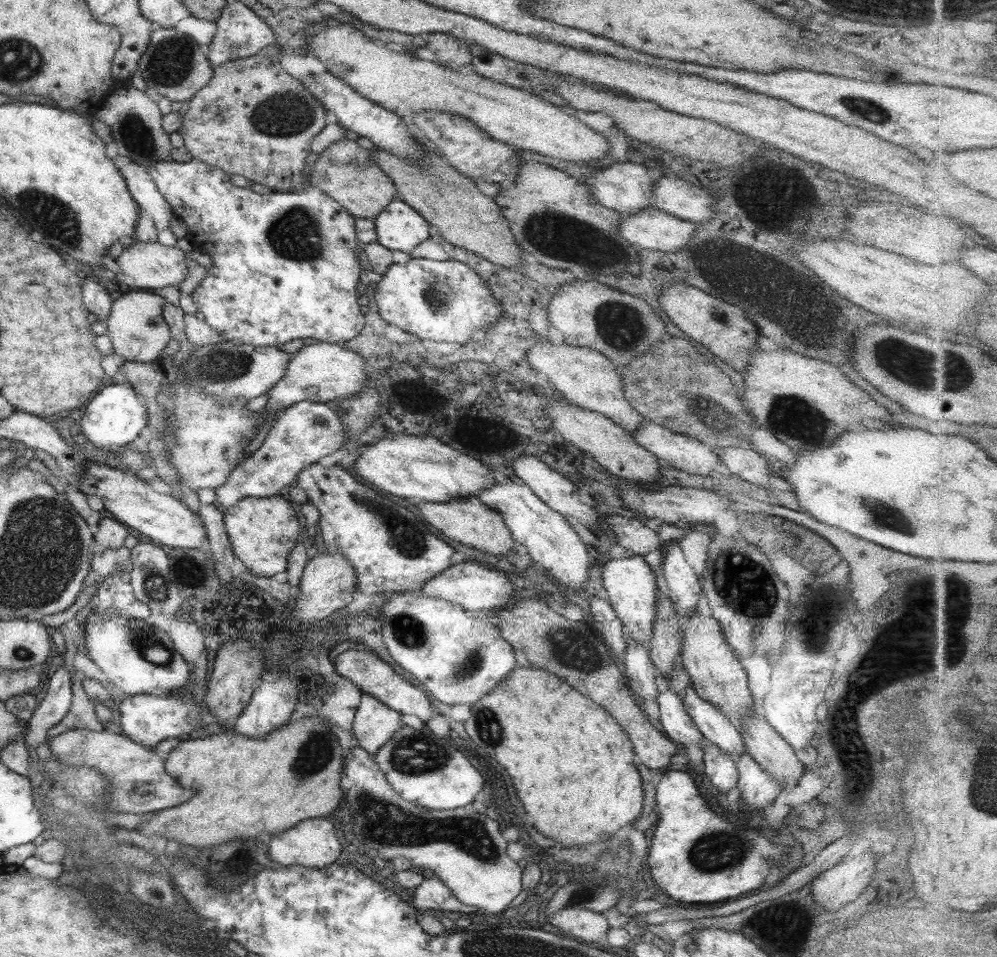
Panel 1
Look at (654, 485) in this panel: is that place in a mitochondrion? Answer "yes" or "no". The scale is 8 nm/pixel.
no

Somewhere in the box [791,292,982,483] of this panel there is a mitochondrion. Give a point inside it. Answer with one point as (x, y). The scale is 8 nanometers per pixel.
(954, 375)

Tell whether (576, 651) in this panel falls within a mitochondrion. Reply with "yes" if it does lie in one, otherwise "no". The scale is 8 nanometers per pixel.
yes

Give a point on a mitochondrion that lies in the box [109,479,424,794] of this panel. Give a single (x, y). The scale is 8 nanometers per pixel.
(314, 756)

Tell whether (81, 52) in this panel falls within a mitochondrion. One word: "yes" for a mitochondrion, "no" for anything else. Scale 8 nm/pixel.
no

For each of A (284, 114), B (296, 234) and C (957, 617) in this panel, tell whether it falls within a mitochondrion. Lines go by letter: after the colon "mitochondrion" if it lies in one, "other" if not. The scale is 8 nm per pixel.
A: mitochondrion
B: mitochondrion
C: other

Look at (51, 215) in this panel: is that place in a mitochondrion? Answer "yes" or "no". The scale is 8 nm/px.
yes

